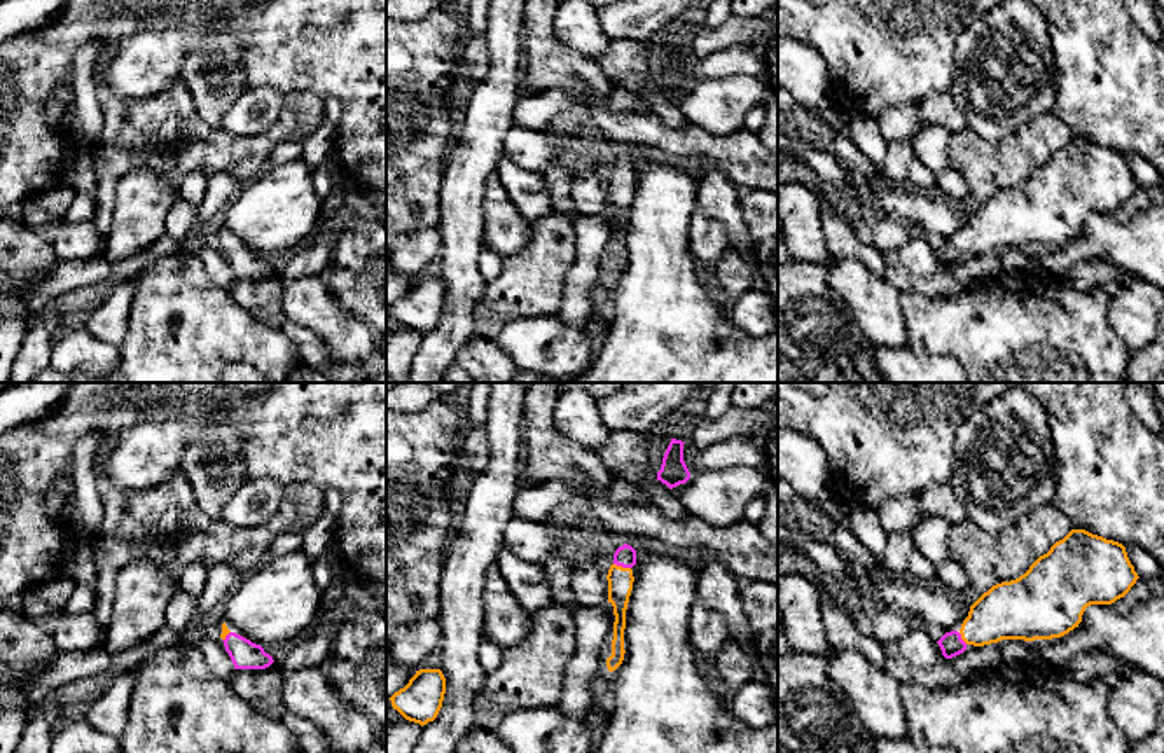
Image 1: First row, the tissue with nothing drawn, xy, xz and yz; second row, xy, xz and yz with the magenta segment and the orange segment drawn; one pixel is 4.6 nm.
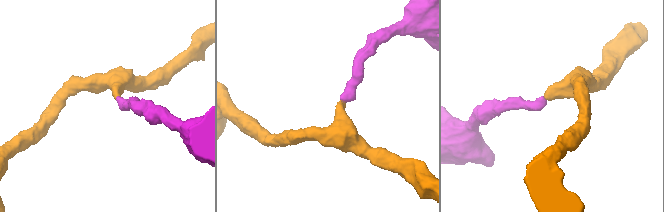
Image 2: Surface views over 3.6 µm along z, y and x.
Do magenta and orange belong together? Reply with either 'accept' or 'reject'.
accept

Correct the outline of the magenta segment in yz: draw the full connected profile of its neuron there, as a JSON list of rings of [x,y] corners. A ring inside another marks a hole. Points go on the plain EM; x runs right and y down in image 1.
[[[1071,138],[1024,183],[984,201],[961,238],[937,252],[953,267],[968,253],[1061,246],[1078,236],[1087,215],[1115,211],[1138,187],[1122,152]]]

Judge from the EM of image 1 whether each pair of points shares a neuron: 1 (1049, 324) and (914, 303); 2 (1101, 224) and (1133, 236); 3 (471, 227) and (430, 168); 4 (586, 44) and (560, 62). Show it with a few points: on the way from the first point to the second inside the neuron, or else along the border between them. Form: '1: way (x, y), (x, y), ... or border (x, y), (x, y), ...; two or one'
1: way (1016, 324), (948, 324); one
2: way (1108, 231), (1114, 236), (1126, 236); one
3: border (448, 149), (437, 222); two
4: border (551, 18), (554, 37), (596, 63); two

